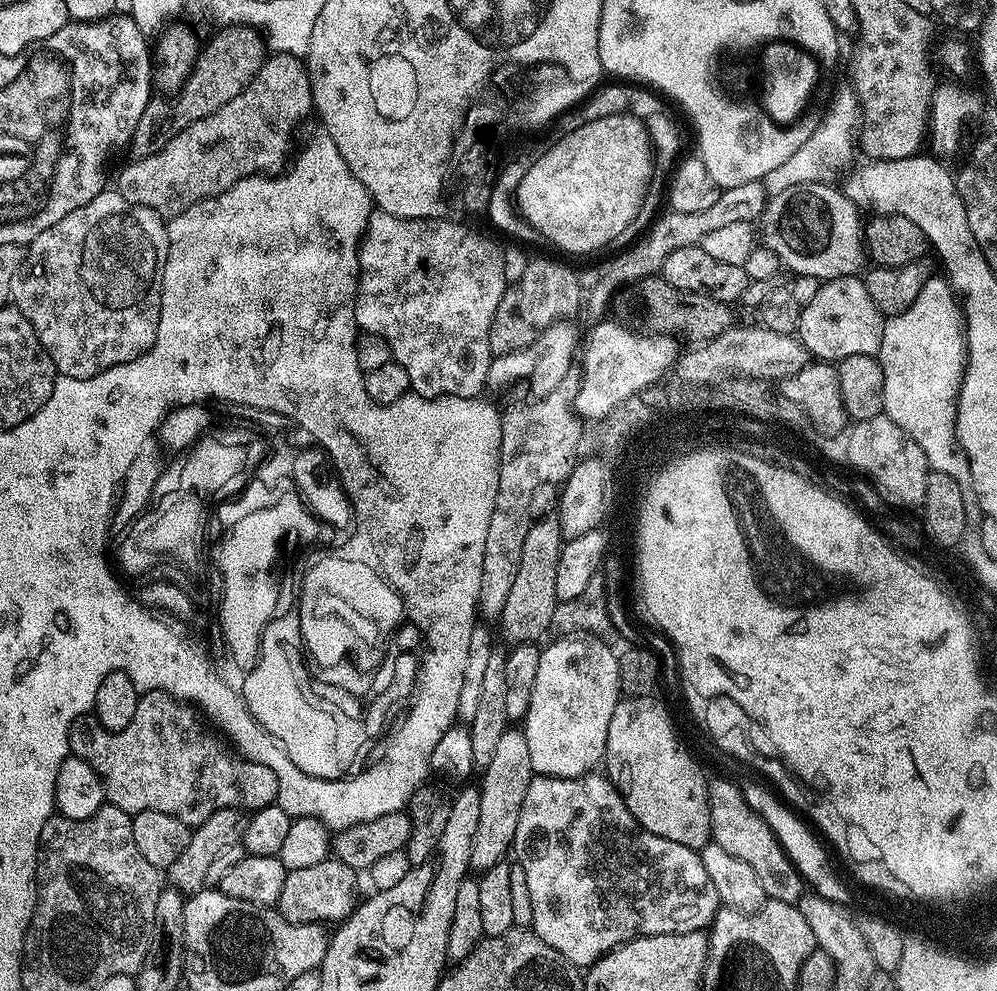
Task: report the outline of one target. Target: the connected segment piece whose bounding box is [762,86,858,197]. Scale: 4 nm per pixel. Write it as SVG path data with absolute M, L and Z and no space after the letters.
M848 86L838 89L834 94L832 92L828 107L824 110L824 117L818 122L814 134L810 134L810 138L806 138L806 142L802 142L802 146L798 146L798 150L790 158L786 158L786 162L782 162L782 166L770 170L770 174L764 176L762 183L765 193L773 197L782 194L782 190L790 190L790 186L795 184L811 184L819 181L820 171L824 168L824 156L840 156L854 144L853 132L857 124L858 105L855 92Z

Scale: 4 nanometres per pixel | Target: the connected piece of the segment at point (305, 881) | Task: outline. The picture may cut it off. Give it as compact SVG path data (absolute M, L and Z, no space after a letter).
M335 858L318 862L318 866L306 866L303 870L288 872L286 882L282 882L278 911L282 918L286 918L286 922L295 924L329 926L328 924L343 922L351 916L358 903L356 876L357 869L346 866Z

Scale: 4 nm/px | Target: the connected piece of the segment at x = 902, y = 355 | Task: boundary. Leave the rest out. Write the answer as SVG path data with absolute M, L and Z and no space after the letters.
M947 279L928 280L910 310L885 319L878 359L884 375L883 415L898 422L898 426L922 446L931 471L950 474L950 478L958 482L968 513L979 513L970 462L956 437L956 400L968 366L968 338L961 301Z

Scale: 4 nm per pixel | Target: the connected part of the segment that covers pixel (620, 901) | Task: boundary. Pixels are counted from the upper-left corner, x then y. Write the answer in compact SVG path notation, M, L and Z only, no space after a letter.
M587 774L570 778L533 775L530 790L526 790L526 802L522 802L522 814L518 818L518 830L514 834L512 843L515 863L520 864L522 870L526 870L526 887L530 890L530 906L534 906L532 931L538 934L538 938L542 938L542 942L546 942L546 946L554 946L554 950L558 950L562 958L566 958L581 970L591 968L606 953L614 951L619 944L635 940L638 936L698 932L707 929L722 907L718 890L714 890L714 882L710 882L710 874L706 874L706 866L702 866L699 851L682 846L679 842L670 842L670 838L650 834L645 828L639 827L633 816L629 814L626 802L607 775L596 775Z

